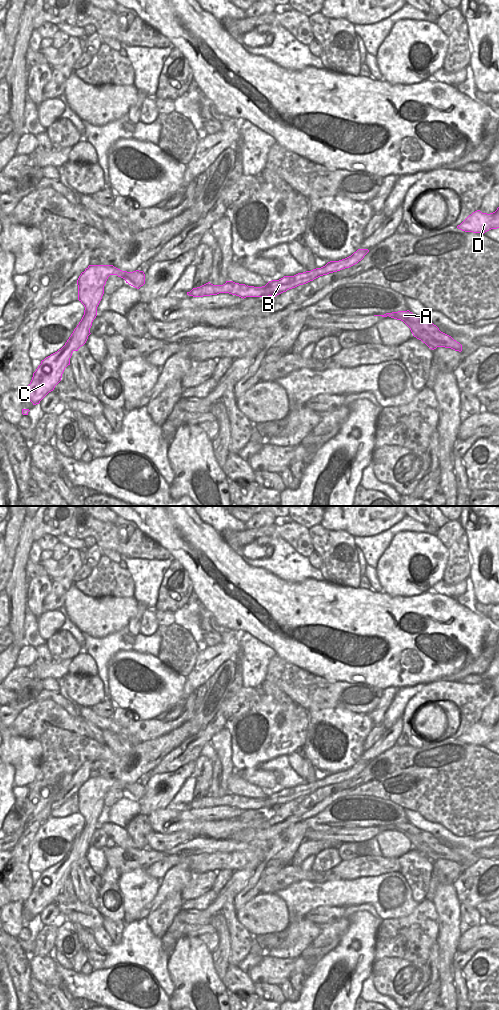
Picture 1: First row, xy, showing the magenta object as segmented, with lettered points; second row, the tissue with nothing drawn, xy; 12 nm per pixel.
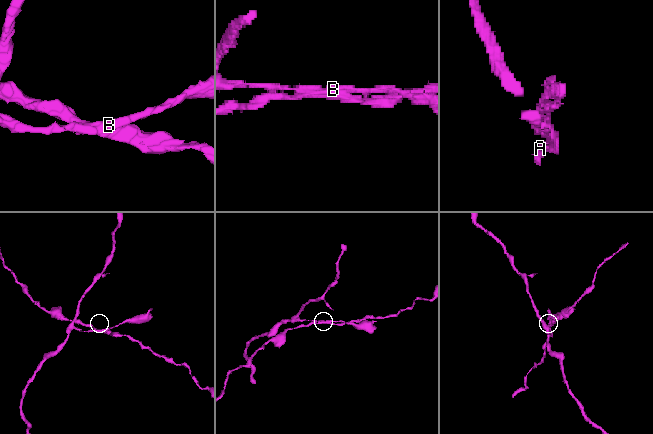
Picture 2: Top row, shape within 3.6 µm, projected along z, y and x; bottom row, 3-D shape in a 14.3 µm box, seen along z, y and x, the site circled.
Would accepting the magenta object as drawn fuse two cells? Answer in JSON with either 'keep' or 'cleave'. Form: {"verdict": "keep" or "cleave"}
{"verdict": "cleave"}

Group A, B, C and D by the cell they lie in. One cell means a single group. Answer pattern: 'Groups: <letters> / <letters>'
Groups: A / B C D

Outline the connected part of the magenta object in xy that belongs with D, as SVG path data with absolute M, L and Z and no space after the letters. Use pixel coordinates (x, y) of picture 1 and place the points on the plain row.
M499 719L490 726L477 722L469 727L457 740L465 744L480 745L482 747L491 741L497 741L499 740Z

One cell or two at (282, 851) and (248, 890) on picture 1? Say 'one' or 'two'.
one

